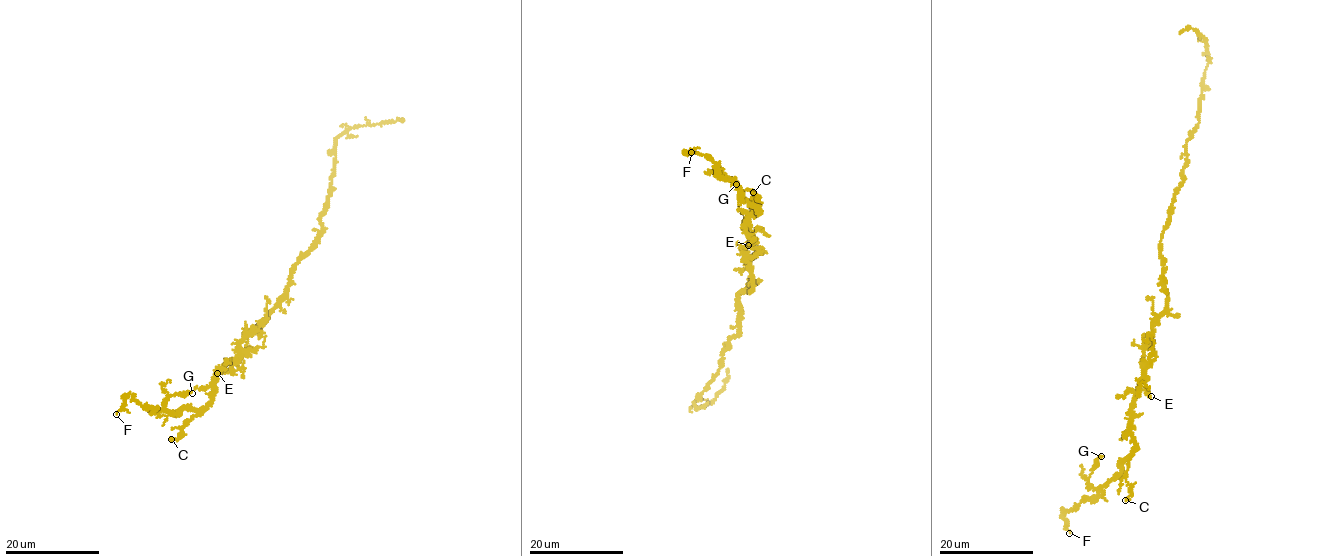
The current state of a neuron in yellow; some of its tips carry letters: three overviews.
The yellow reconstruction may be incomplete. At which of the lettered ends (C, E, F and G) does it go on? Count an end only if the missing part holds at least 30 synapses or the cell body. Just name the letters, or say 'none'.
none

